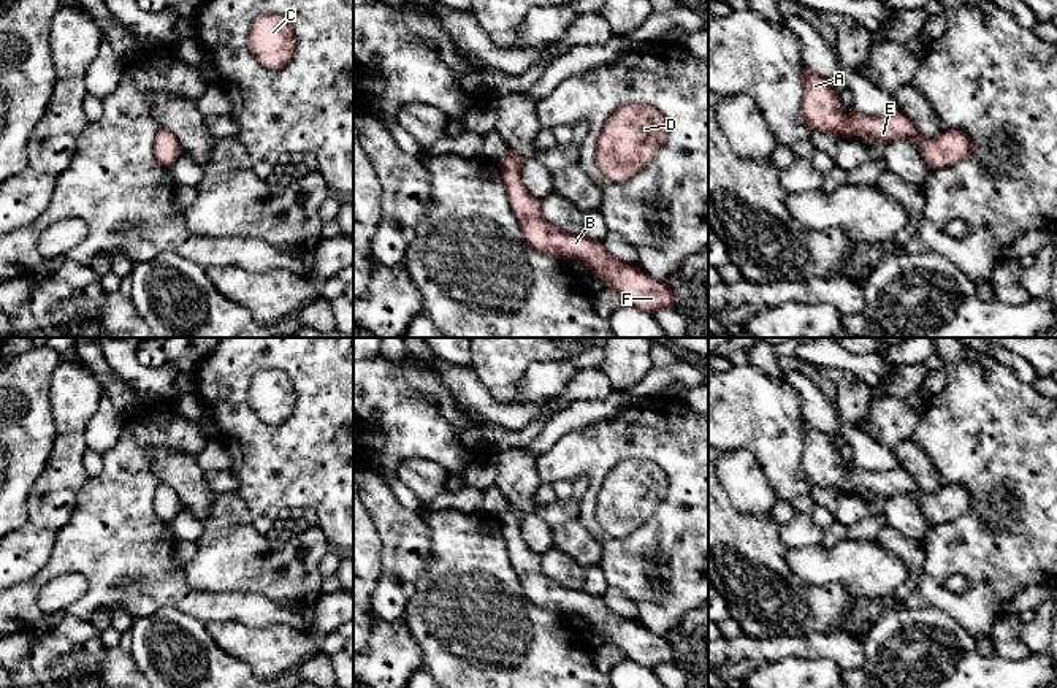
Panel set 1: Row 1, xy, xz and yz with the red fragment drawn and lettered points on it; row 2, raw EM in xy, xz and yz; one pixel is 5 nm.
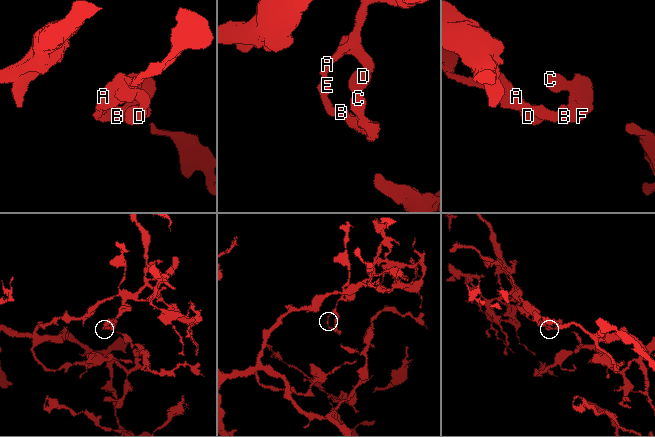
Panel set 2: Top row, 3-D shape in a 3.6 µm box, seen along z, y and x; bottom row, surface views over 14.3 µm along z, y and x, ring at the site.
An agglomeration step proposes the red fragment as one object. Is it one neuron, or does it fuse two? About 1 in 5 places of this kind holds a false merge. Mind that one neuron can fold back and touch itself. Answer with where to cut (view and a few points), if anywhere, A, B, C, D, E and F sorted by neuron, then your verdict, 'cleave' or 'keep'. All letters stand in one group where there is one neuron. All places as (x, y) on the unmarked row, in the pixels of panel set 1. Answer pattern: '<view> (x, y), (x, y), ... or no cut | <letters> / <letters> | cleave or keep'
no cut | A B C D E F | keep

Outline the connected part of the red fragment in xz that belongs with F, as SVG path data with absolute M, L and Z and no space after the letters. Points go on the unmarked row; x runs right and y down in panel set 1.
M509 504L498 522L513 571L531 604L563 615L575 613L583 625L594 626L609 644L621 648L628 659L643 667L674 664L675 645L666 637L650 633L635 620L618 615L601 596L566 588L548 579L540 569L540 556L526 545L521 536L523 515L521 509Z

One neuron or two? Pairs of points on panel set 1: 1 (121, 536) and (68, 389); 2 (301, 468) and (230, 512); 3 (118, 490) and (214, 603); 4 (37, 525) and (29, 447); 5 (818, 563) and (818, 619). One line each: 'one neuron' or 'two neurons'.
1: two neurons
2: two neurons
3: one neuron
4: two neurons
5: two neurons

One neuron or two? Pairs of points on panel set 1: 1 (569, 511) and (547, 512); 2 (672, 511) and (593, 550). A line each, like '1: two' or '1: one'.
1: one
2: two

